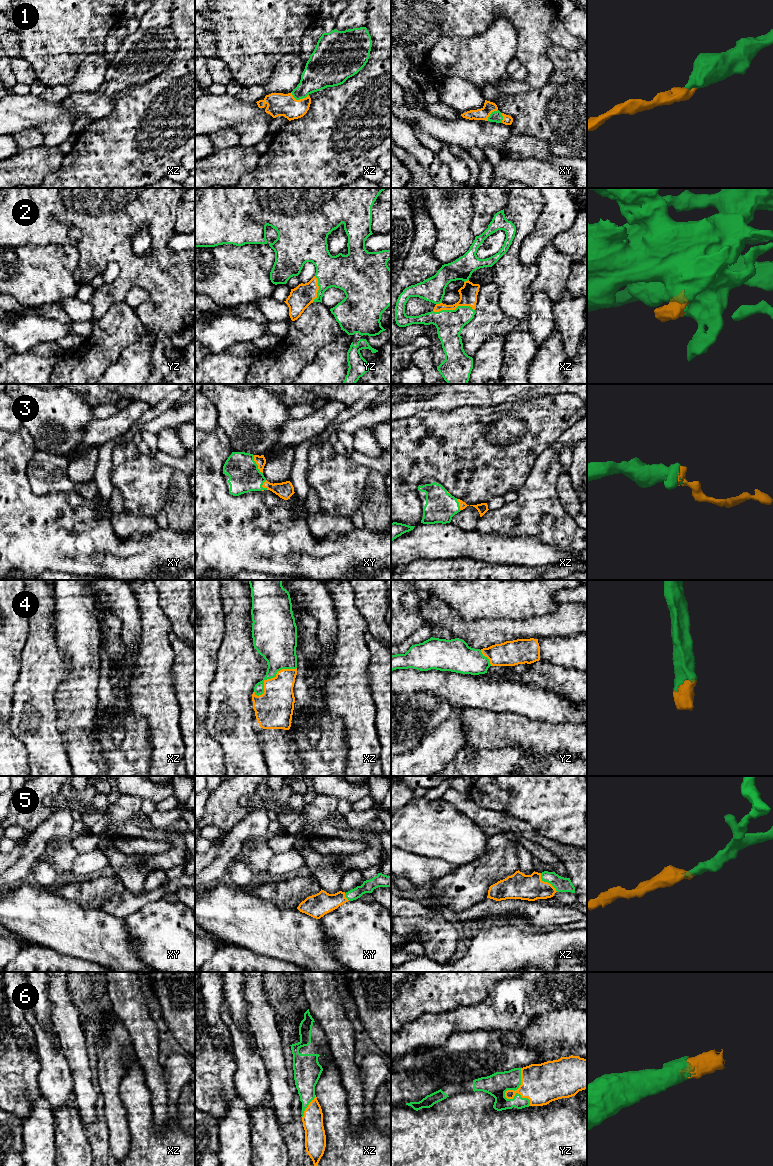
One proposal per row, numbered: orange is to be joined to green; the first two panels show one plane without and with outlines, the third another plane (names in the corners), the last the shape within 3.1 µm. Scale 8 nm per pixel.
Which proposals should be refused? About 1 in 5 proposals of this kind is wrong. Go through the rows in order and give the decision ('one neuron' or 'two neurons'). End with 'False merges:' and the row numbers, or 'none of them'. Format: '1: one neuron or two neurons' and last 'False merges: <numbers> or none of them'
1: one neuron
2: one neuron
3: one neuron
4: one neuron
5: one neuron
6: one neuron
False merges: none of them

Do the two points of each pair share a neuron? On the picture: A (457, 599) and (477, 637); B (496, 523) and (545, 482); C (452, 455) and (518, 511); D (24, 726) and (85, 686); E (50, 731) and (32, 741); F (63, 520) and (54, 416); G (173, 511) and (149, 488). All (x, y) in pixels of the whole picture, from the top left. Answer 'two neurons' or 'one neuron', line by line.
A: two neurons
B: one neuron
C: two neurons
D: two neurons
E: one neuron
F: two neurons
G: two neurons

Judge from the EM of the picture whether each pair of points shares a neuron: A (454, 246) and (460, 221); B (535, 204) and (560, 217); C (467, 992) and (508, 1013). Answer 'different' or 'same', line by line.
A: same
B: different
C: different

